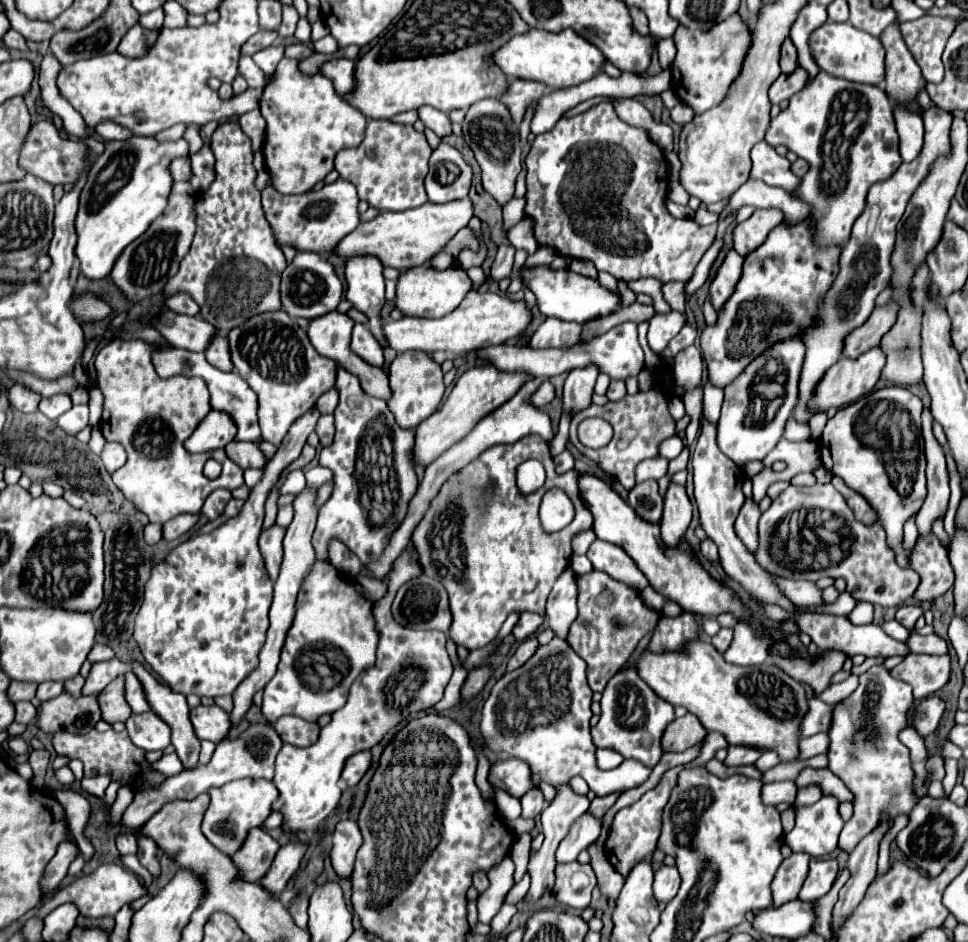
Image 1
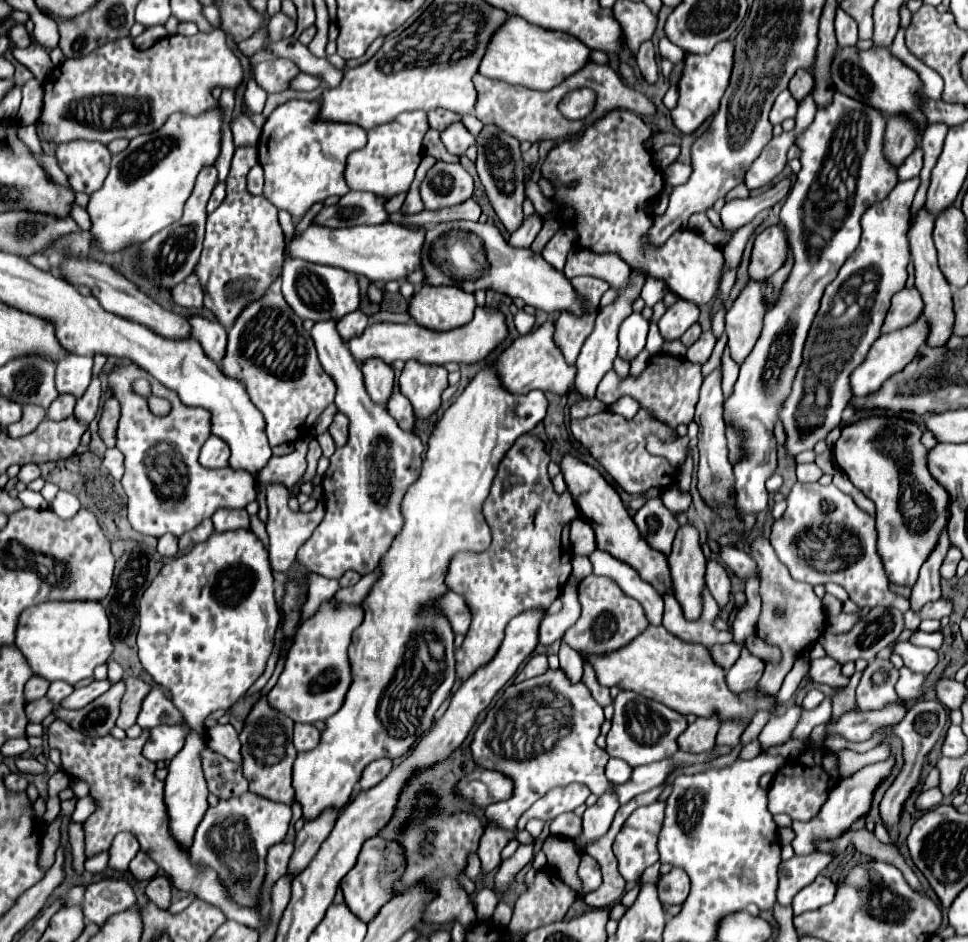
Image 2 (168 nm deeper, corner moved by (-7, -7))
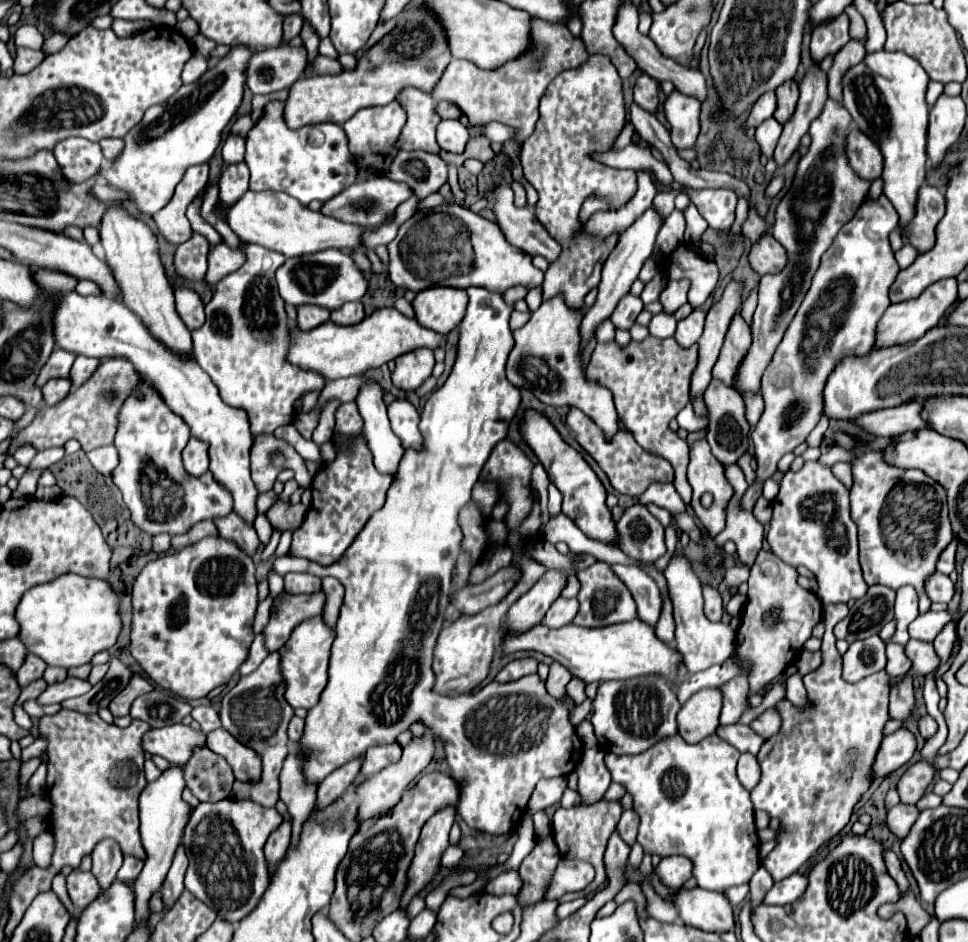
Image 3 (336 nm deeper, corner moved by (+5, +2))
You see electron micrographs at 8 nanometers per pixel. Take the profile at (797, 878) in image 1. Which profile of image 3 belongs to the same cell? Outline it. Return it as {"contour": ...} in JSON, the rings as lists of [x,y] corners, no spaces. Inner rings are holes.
{"contour":[[[833,603],[833,605],[823,607],[823,623],[825,623],[825,635],[823,635],[823,645],[821,645],[823,663],[817,671],[805,675],[809,703],[803,709],[797,709],[789,701],[779,701],[777,707],[783,717],[781,731],[773,735],[771,739],[767,739],[757,755],[759,765],[761,765],[761,779],[751,791],[753,807],[763,809],[773,817],[779,817],[785,829],[785,833],[779,837],[777,847],[763,859],[763,867],[771,873],[773,881],[781,881],[789,877],[791,873],[795,873],[801,865],[809,861],[809,857],[819,847],[831,841],[849,823],[855,803],[869,789],[871,763],[883,739],[883,725],[889,719],[887,715],[889,675],[885,671],[865,677],[861,683],[847,683],[841,677],[841,655],[835,647],[833,627],[845,617],[847,617],[845,603]]]}

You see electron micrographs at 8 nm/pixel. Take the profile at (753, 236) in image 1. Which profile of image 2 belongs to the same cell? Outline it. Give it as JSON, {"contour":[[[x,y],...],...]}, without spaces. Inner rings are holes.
{"contour":[[[777,226],[763,230],[755,238],[749,276],[757,282],[765,282],[787,262],[787,252],[789,252],[789,244],[783,230],[779,230]]]}

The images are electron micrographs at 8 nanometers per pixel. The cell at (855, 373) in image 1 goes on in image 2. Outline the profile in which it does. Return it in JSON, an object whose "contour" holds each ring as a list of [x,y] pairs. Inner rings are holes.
{"contour":[[[925,316],[917,318],[913,324],[905,326],[905,328],[899,328],[895,332],[889,332],[889,334],[883,334],[875,344],[873,344],[873,350],[869,350],[869,358],[865,364],[861,364],[855,372],[853,372],[853,378],[851,378],[851,388],[853,388],[853,396],[865,396],[865,394],[871,394],[875,390],[881,388],[881,384],[891,376],[895,374],[897,370],[903,370],[905,364],[909,364],[919,348],[927,342],[927,336],[929,336],[929,324],[925,320]]]}

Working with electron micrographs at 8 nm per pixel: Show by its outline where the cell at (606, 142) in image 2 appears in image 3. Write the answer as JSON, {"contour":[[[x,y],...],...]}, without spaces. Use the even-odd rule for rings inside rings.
{"contour":[[[679,245],[671,255],[671,262],[668,263],[666,268],[666,278],[669,281],[681,279],[687,279],[691,283],[689,287],[689,305],[691,307],[699,307],[707,301],[707,297],[711,295],[711,291],[717,287],[717,281],[719,281],[719,271],[717,271],[717,265],[711,263],[711,261],[701,261],[701,257],[697,257],[697,253],[693,253],[693,247],[691,245]]]}

